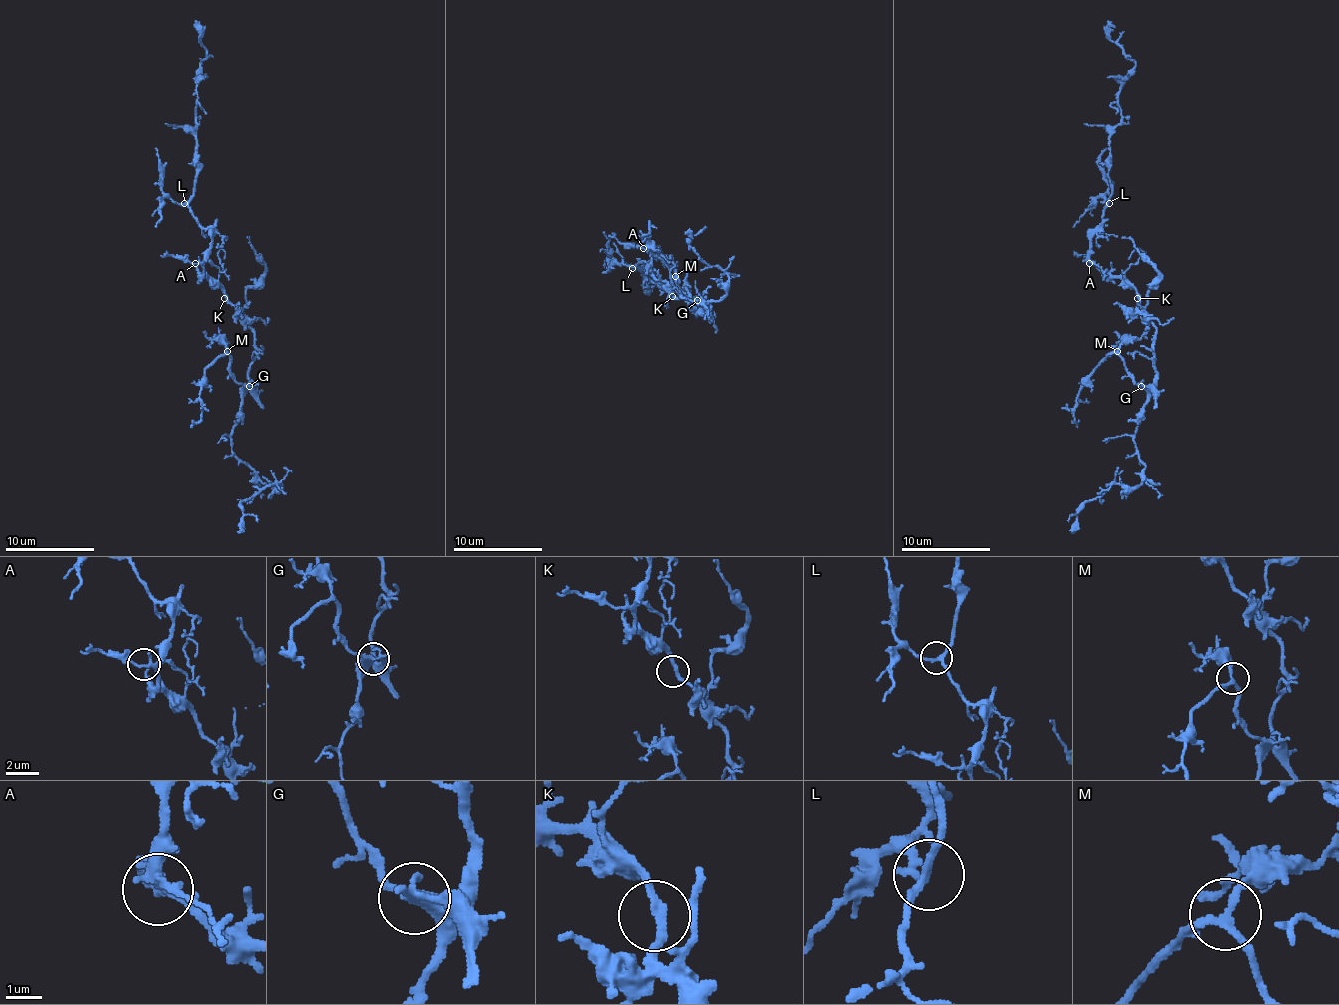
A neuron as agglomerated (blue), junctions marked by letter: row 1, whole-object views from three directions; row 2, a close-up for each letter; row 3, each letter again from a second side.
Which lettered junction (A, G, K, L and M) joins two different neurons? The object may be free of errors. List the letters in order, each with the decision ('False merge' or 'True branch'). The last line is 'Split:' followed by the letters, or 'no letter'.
A: True branch
G: True branch
K: True branch
L: True branch
M: True branch
Split: no letter

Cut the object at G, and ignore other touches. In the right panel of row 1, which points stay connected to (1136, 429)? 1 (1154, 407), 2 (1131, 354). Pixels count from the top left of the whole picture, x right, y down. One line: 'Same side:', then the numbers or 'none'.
Same side: none

